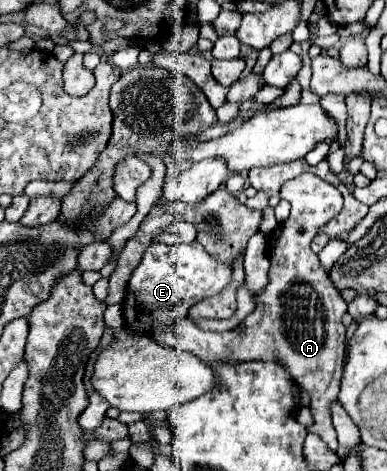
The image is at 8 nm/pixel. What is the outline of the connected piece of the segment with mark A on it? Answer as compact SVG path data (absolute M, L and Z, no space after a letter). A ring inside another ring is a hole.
M299 174L291 182L285 182L281 186L281 198L291 204L291 216L287 222L279 224L269 236L271 242L271 284L267 284L267 290L259 296L259 304L243 322L237 330L231 330L229 334L221 332L203 332L199 330L191 320L181 320L171 326L165 326L157 332L151 334L151 338L159 346L175 346L177 350L185 350L201 358L203 362L243 362L243 360L281 360L287 368L287 372L293 376L293 380L299 384L301 390L307 390L311 396L311 414L313 414L313 426L307 428L307 432L317 434L319 438L325 440L331 452L337 452L337 434L331 424L331 402L339 394L339 384L341 384L341 372L343 372L343 354L345 354L345 326L341 322L341 316L347 312L347 302L341 298L341 294L331 286L331 280L327 278L327 272L321 268L317 254L309 248L311 240L317 236L319 228L323 228L335 214L341 212L343 208L343 196L341 192L317 178L315 174Z

